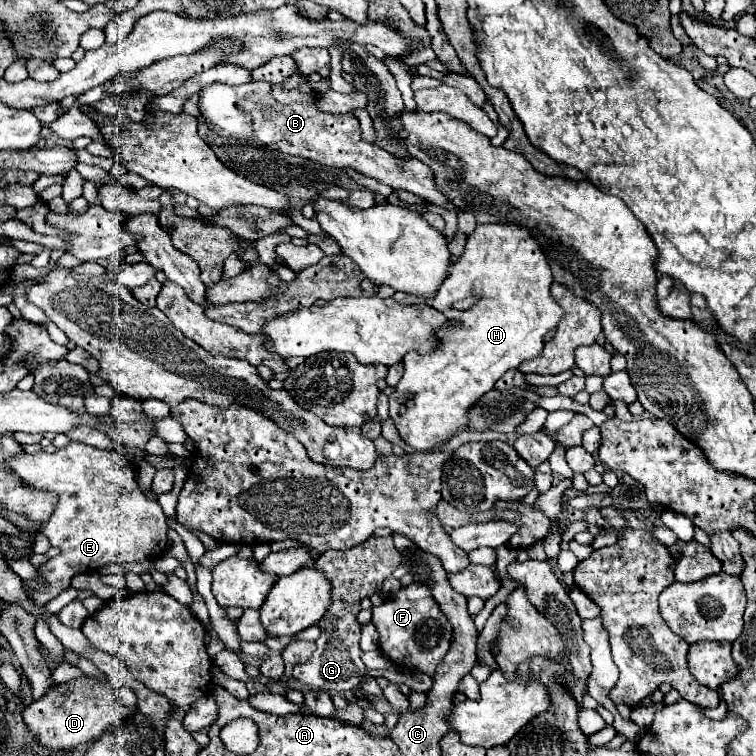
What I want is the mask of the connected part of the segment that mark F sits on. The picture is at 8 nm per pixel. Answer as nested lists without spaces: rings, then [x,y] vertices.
[[[413,581],[407,587],[401,587],[395,595],[385,599],[379,607],[373,607],[373,623],[381,633],[379,649],[399,669],[413,669],[433,677],[435,667],[451,649],[451,639],[453,639],[451,623],[439,609],[429,587],[425,587],[419,581]]]

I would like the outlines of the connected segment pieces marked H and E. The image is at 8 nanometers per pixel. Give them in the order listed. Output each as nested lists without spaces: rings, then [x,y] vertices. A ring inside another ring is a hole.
[[[477,225],[475,233],[467,237],[463,255],[457,259],[449,277],[441,283],[441,289],[431,301],[431,305],[441,311],[447,321],[457,321],[461,325],[437,329],[437,345],[427,355],[407,353],[403,357],[405,375],[395,387],[395,393],[389,397],[389,415],[395,421],[401,439],[409,447],[417,451],[439,451],[439,447],[445,445],[453,435],[469,429],[469,409],[495,387],[497,379],[505,371],[517,369],[523,361],[541,355],[547,329],[555,329],[563,315],[561,305],[549,293],[551,283],[553,277],[545,253],[541,251],[541,245],[529,235],[529,231],[517,225]],[[469,295],[479,299],[471,309],[453,309],[455,301],[461,301]]]
[[[69,443],[67,447],[63,447],[63,449],[57,449],[55,453],[45,453],[45,451],[39,451],[39,453],[35,453],[35,455],[17,455],[17,459],[11,459],[9,461],[9,467],[21,477],[21,479],[25,479],[29,485],[33,485],[33,487],[41,487],[41,489],[53,489],[57,495],[59,495],[59,503],[57,503],[57,507],[55,507],[55,511],[53,511],[53,515],[51,515],[51,519],[49,521],[45,521],[41,527],[39,527],[39,531],[43,533],[43,535],[47,535],[47,539],[51,541],[51,545],[53,547],[59,547],[61,549],[61,553],[57,555],[57,557],[53,557],[53,559],[49,559],[45,565],[41,565],[39,567],[39,575],[41,575],[41,579],[45,579],[47,581],[47,587],[43,589],[43,591],[33,591],[33,589],[29,589],[29,587],[25,587],[27,591],[29,591],[29,595],[37,601],[37,605],[41,603],[41,605],[45,605],[45,603],[49,603],[53,597],[57,597],[59,593],[63,593],[65,589],[69,589],[69,583],[71,583],[71,577],[73,575],[77,575],[77,573],[83,573],[83,571],[87,571],[87,569],[91,569],[91,571],[97,571],[97,569],[101,569],[103,565],[111,565],[111,563],[125,563],[125,561],[141,561],[141,559],[157,559],[165,549],[167,549],[167,517],[165,517],[165,513],[163,513],[163,509],[159,507],[159,503],[155,501],[155,499],[149,499],[149,497],[145,497],[143,495],[143,491],[141,491],[141,487],[137,485],[137,481],[135,481],[135,469],[131,467],[131,463],[121,455],[121,453],[117,453],[117,451],[107,451],[107,449],[97,449],[97,447],[91,447],[91,445],[83,445],[83,443]]]

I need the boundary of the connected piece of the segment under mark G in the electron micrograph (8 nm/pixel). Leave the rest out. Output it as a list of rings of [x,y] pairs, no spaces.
[[[369,537],[365,543],[355,545],[345,551],[325,551],[317,561],[315,567],[325,571],[333,583],[333,603],[327,613],[321,617],[321,637],[317,639],[317,651],[309,663],[293,667],[291,679],[297,679],[311,689],[317,691],[349,691],[355,689],[363,675],[365,665],[361,661],[361,647],[359,647],[359,623],[357,613],[361,611],[360,601],[377,593],[385,581],[401,563],[401,555],[393,545],[393,537]]]

